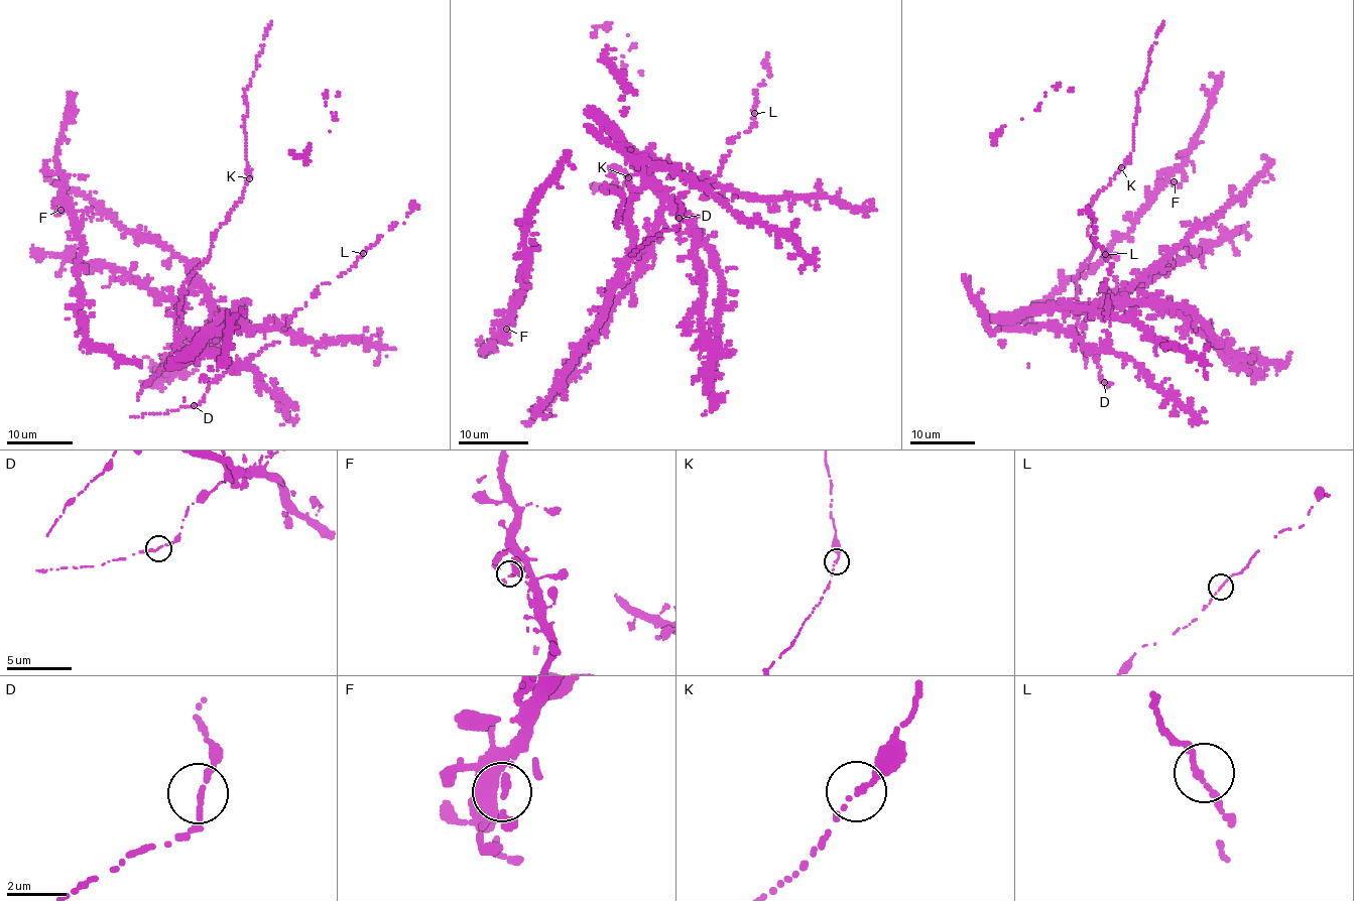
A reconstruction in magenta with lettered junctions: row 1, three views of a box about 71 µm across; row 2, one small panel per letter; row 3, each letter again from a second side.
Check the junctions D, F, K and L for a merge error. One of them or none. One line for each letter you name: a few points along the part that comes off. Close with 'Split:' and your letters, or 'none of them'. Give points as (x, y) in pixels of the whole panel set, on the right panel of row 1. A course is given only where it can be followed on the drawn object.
Split: none of them

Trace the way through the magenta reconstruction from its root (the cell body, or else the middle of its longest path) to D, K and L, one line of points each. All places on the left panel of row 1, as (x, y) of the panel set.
D: (207, 335), (207, 352), (225, 357), (236, 367), (208, 383), (205, 399), (194, 405)
K: (207, 335), (189, 334), (176, 343), (180, 290), (207, 260), (213, 233), (235, 207), (249, 177)
L: (207, 335), (209, 354), (242, 365), (279, 342), (293, 313), (323, 284), (347, 272), (363, 253)

